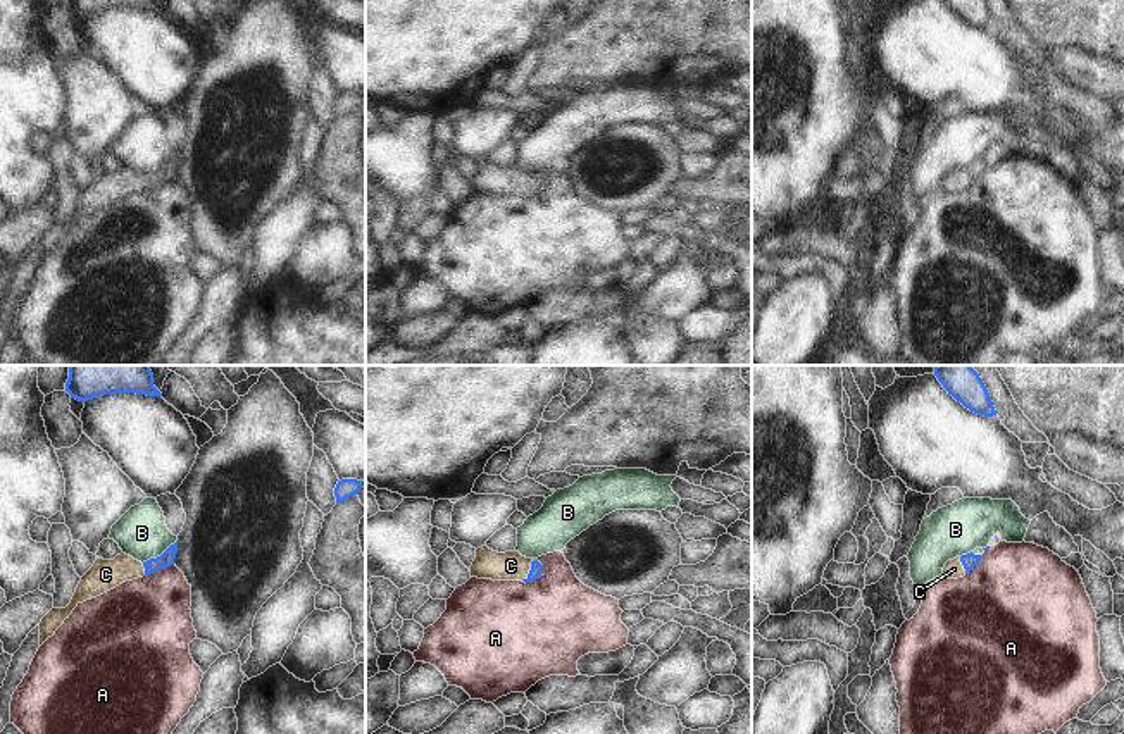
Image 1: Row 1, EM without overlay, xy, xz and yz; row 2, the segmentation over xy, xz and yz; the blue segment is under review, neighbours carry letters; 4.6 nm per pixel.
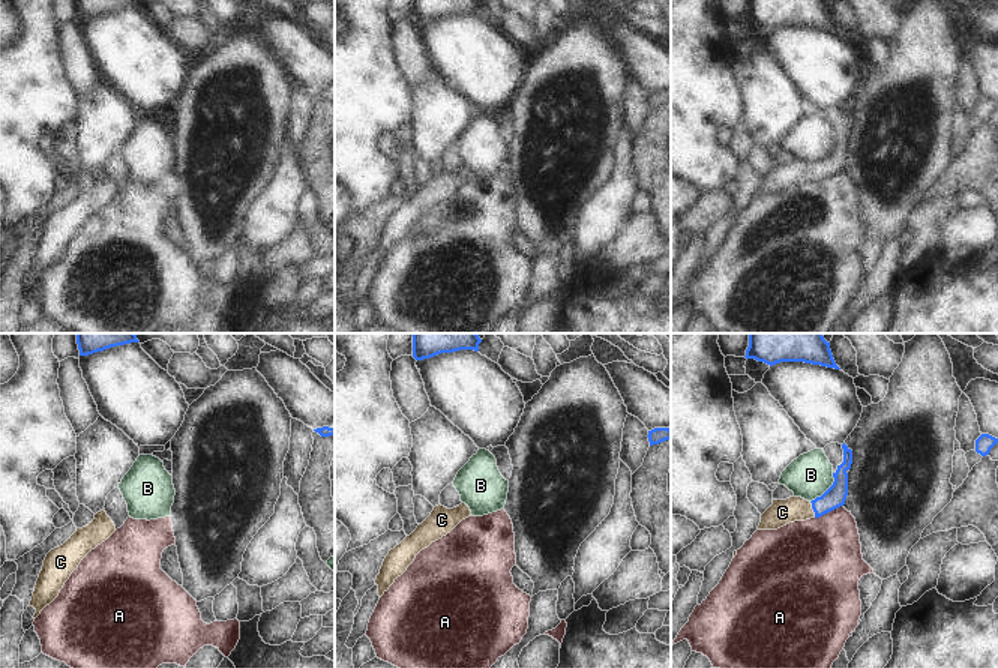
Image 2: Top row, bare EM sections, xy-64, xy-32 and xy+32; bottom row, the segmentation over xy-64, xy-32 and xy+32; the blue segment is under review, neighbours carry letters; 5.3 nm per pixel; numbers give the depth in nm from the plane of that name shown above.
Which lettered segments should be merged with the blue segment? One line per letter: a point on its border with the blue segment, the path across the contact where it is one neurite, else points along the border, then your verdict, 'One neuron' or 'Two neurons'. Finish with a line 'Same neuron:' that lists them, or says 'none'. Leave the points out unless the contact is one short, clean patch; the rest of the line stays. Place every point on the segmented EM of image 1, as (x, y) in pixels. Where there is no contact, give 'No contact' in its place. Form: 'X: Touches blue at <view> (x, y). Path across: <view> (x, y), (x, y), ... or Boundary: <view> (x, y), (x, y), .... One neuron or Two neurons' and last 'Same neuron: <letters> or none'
A: Touches blue at xz (538, 576). Boundary: xz (537, 559), (542, 572), (535, 579), (523, 581). Two neurons
B: Touches blue at xy (161, 555). Boundary: xy (176, 540), (159, 555), (142, 562). Two neurons
C: Touches blue at xz (530, 571). Path across: xz (537, 567), (530, 571), (511, 566). One neuron
Same neuron: C

